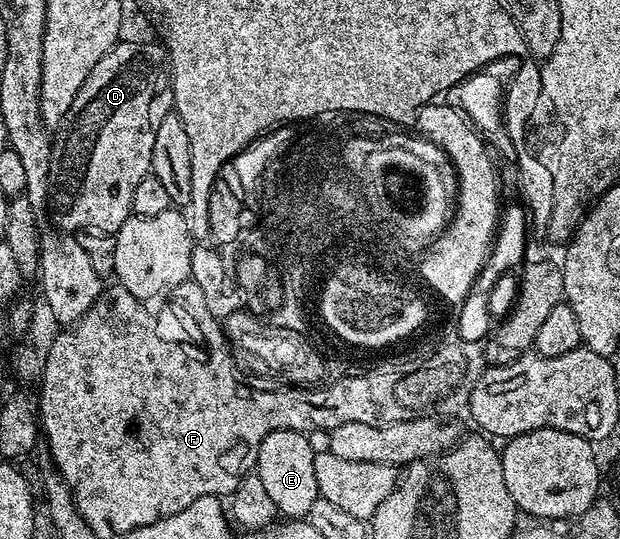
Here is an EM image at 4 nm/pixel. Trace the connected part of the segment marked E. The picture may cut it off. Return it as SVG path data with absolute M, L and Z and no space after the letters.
M269 431L266 439L262 439L262 447L258 451L255 472L263 479L263 486L274 499L277 514L288 519L307 518L310 507L314 507L320 496L318 478L314 475L314 459L317 450L312 449L309 434L298 431Z

